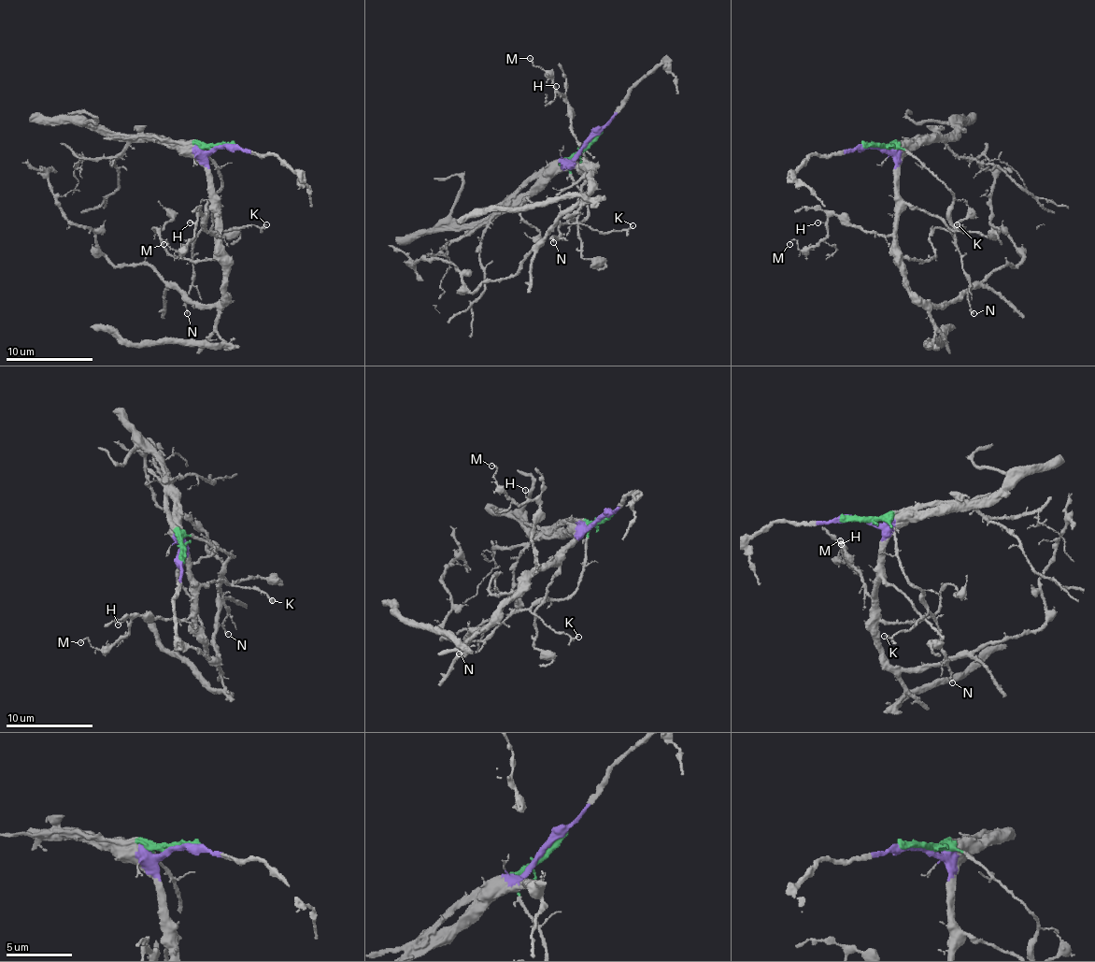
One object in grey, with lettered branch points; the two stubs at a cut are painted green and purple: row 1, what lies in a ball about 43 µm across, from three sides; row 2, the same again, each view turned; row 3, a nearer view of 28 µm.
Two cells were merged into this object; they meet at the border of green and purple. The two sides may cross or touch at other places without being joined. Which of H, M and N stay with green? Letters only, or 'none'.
N

